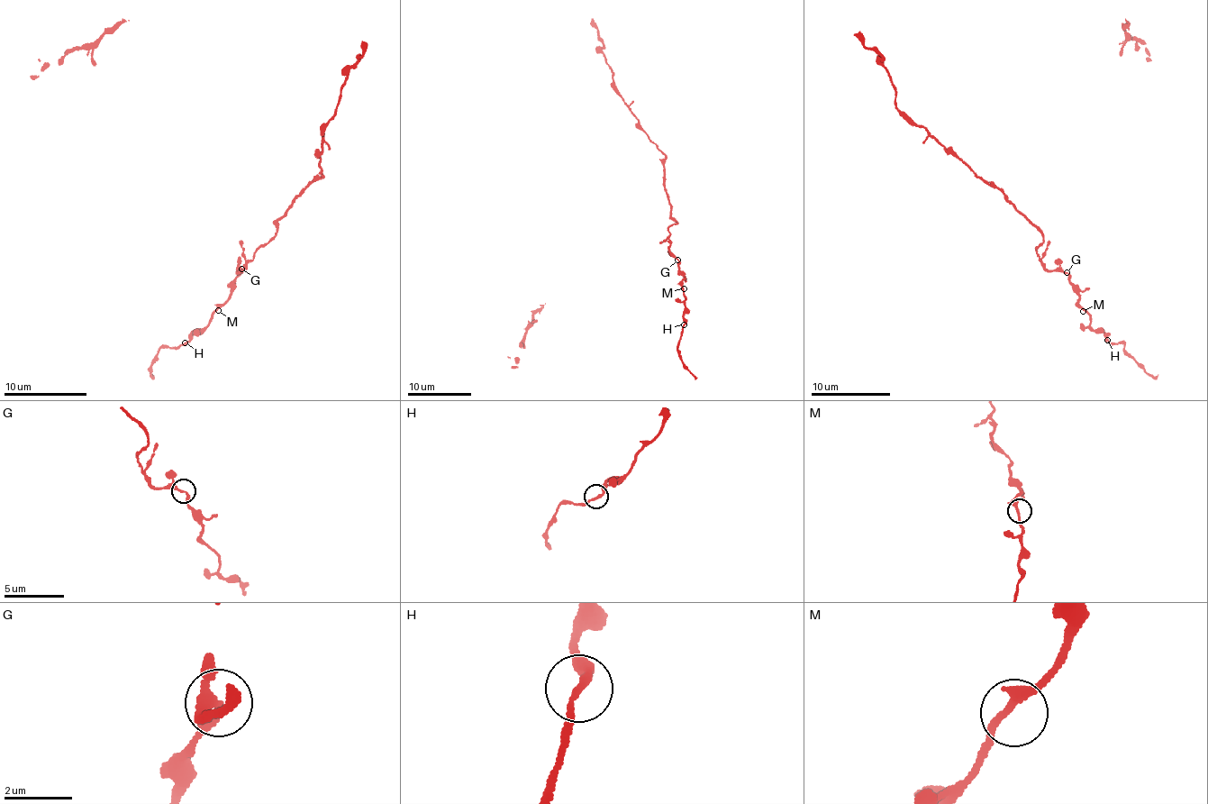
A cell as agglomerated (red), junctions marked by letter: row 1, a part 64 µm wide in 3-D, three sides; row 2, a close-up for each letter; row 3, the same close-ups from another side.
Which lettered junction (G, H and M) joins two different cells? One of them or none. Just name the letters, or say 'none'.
none

